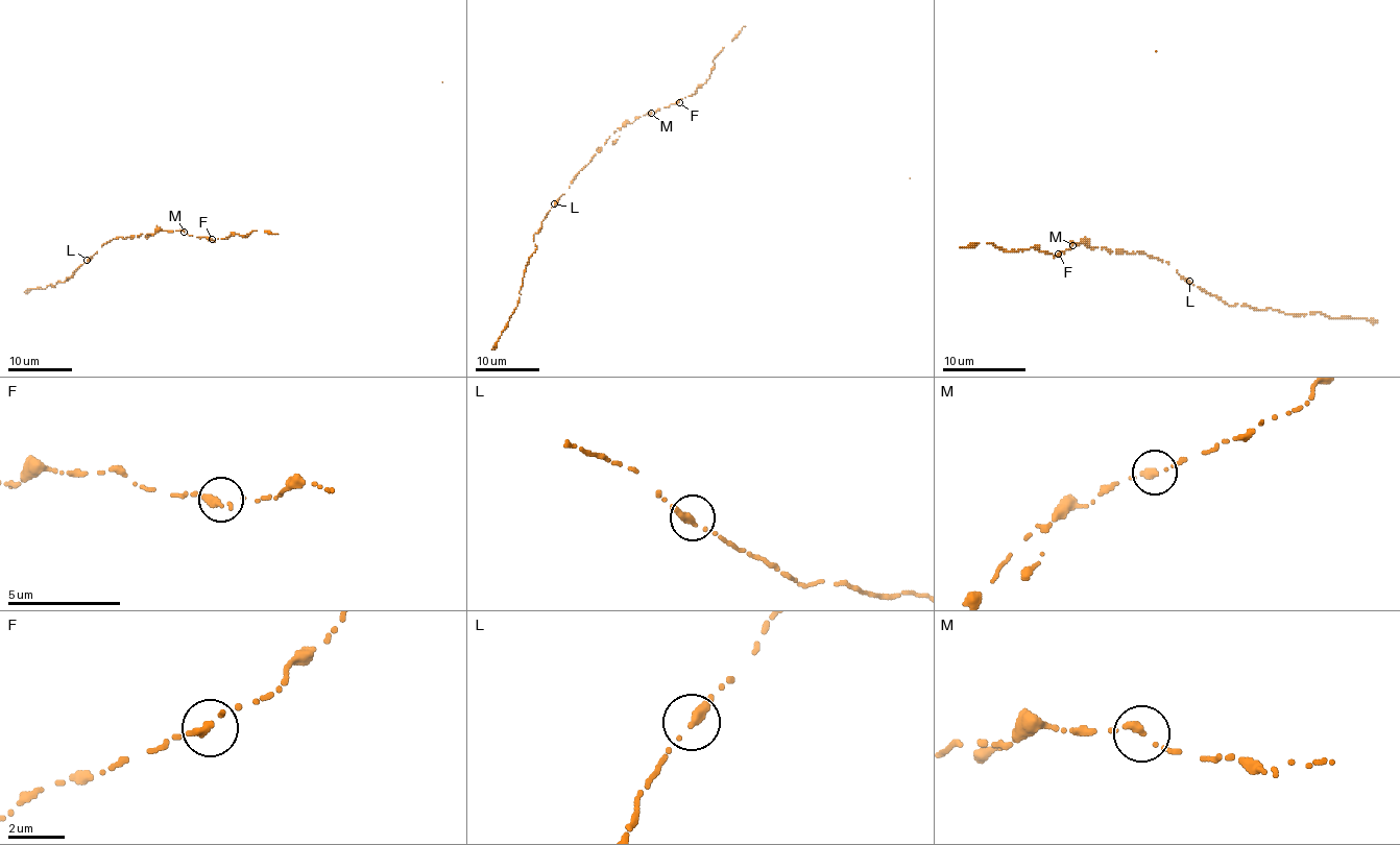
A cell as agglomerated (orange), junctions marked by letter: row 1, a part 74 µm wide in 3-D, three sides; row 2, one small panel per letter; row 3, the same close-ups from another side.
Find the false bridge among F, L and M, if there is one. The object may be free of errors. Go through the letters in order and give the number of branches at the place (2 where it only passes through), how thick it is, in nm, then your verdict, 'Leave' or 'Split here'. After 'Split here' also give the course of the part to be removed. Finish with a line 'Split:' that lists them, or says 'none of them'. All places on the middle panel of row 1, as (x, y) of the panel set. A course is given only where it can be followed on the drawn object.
F: Branches: 1. Thickness 360 nm. Leave
L: Branches: 1. Thickness 340 nm. Leave
M: Branches: 1. Thickness 320 nm. Leave
Split: none of them

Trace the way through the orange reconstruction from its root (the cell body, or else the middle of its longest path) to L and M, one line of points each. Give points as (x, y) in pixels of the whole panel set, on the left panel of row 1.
L: (200, 237), (183, 231), (118, 237), (101, 245), (87, 260)
M: (200, 237), (184, 232)

